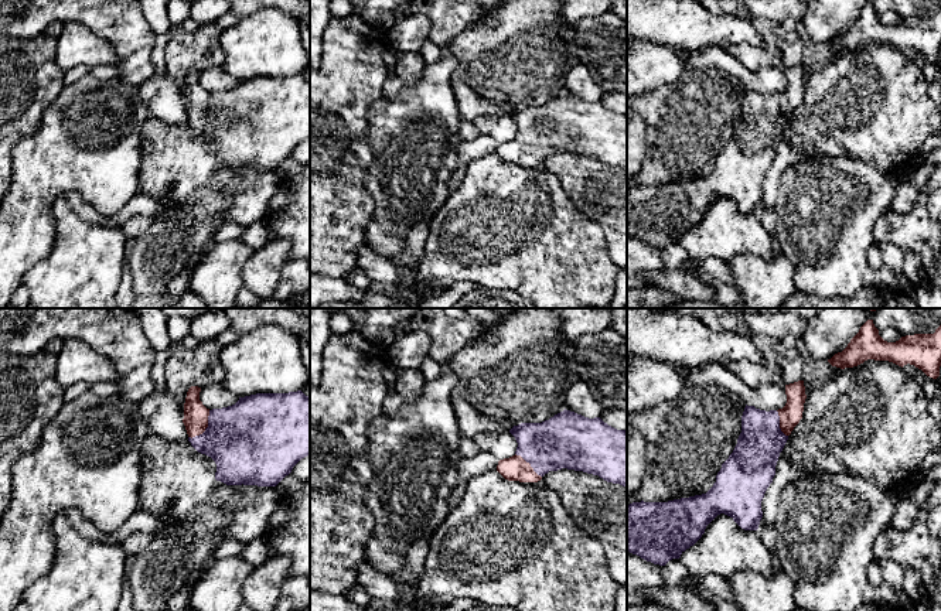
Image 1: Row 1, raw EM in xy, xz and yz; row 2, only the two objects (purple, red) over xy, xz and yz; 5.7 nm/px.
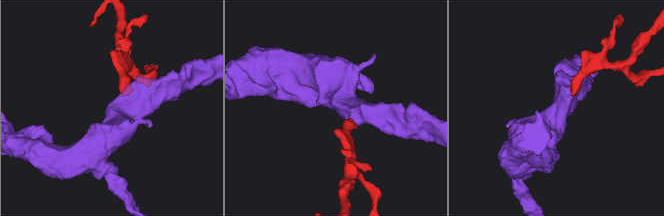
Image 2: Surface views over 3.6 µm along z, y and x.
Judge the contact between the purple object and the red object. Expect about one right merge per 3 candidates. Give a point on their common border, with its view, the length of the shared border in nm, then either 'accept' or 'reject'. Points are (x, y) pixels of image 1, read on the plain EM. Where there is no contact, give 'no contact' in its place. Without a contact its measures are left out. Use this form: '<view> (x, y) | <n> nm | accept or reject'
xy (205, 112) | 200 nm | accept

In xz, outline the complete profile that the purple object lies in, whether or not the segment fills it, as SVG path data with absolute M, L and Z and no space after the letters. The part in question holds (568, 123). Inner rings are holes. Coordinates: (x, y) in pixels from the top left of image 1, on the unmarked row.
M565 92L542 106L514 109L509 116L518 126L516 134L497 149L497 154L508 164L538 165L549 154L567 151L627 171L627 113L617 113L600 100L589 102Z

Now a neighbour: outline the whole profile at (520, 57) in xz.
M508 0L495 16L481 18L449 44L458 61L451 75L451 88L463 120L509 115L521 106L542 106L566 92L566 76L579 61L573 57L576 25L562 17L560 8L559 0Z

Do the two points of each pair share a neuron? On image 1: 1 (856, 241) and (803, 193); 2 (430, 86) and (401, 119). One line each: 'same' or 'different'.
1: same
2: same

